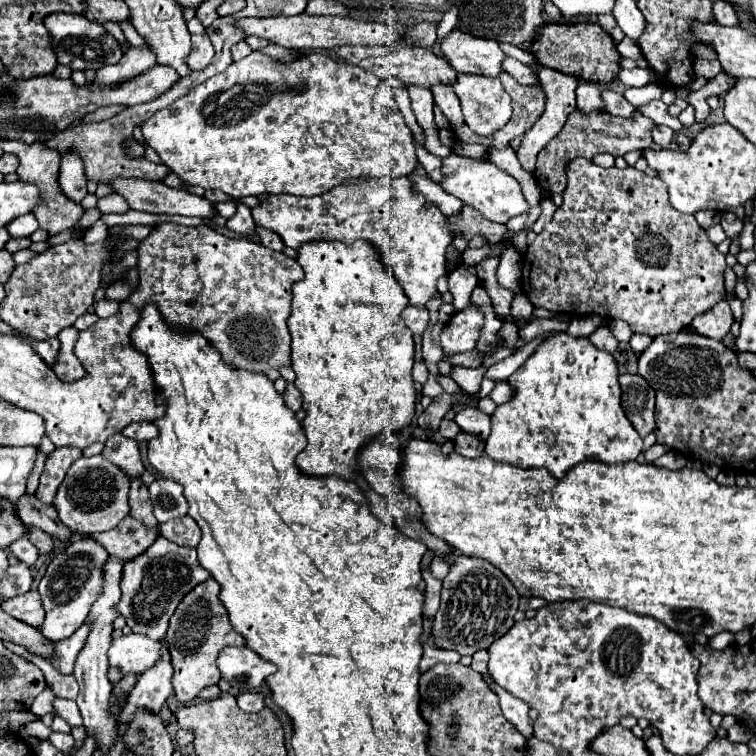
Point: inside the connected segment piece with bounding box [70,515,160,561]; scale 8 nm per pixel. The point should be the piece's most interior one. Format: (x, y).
(130, 537)

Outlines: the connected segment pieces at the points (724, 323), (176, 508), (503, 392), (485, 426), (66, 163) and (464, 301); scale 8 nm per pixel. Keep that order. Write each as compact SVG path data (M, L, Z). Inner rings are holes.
M726 301L716 303L716 307L708 309L702 315L696 315L690 323L690 329L698 335L710 337L710 339L724 339L724 335L730 331L730 325L734 323L732 311Z
M156 479L150 485L150 499L154 505L154 517L158 523L184 517L188 511L186 497L182 495L182 485L172 479Z
M498 381L496 387L492 389L490 397L492 397L492 401L498 403L498 405L510 401L510 397L512 397L512 387L510 387L510 383L508 383L508 381Z
M464 407L464 409L460 409L454 421L458 423L460 431L470 433L470 435L476 435L482 441L488 439L488 435L490 435L490 417L484 415L476 407Z
M64 155L62 165L60 165L60 187L66 195L70 195L72 201L82 201L86 191L86 179L84 179L84 167L82 159L78 155Z
M460 265L456 271L448 275L448 285L450 285L450 293L454 295L456 311L466 309L470 305L470 293L474 289L474 275L476 275L476 269L472 265Z

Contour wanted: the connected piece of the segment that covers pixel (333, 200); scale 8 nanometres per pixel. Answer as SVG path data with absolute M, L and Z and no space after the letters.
M408 177L400 179L368 179L356 185L340 185L332 191L318 197L294 197L294 195L270 195L260 207L252 209L254 221L260 227L266 227L278 233L286 247L298 249L302 243L310 241L368 241L382 257L384 265L392 273L392 277L404 287L410 305L426 305L428 299L436 295L436 281L446 273L446 249L452 243L452 229L448 227L448 217L438 211L434 203L430 203L424 195L416 193L412 181Z

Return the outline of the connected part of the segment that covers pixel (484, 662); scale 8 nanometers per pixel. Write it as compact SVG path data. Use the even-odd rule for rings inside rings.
M486 650L476 651L472 656L470 666L481 675L485 675L488 672L488 660L489 655Z

